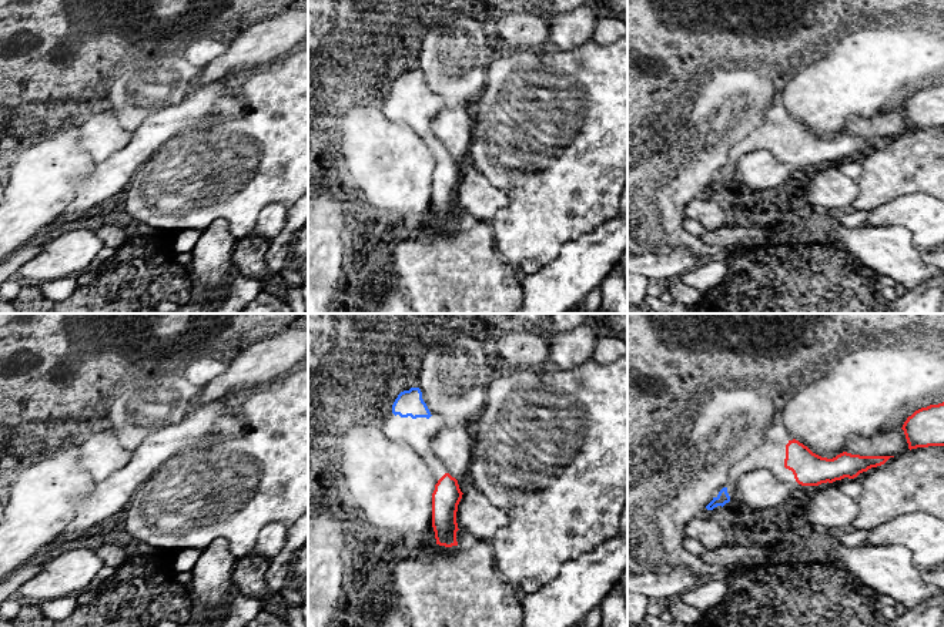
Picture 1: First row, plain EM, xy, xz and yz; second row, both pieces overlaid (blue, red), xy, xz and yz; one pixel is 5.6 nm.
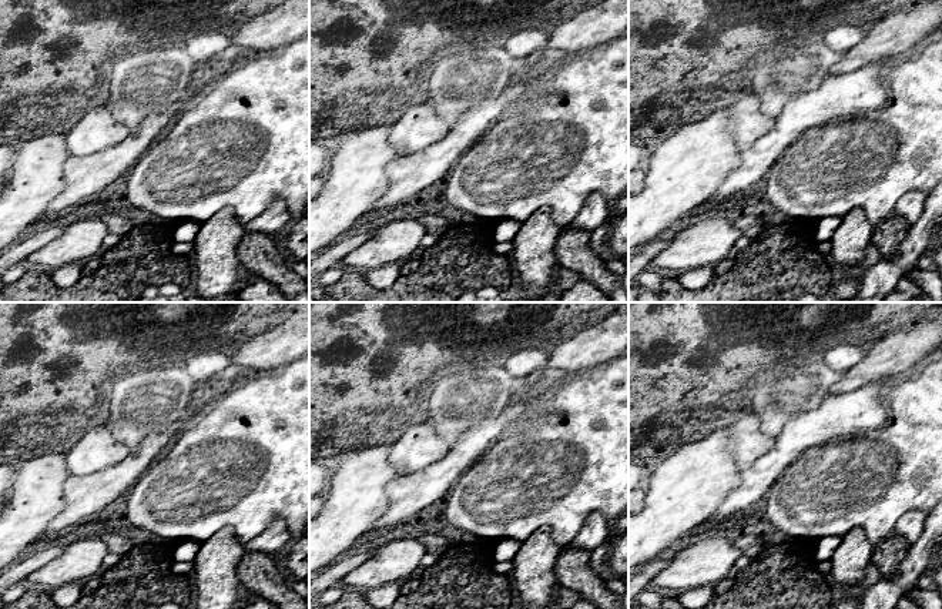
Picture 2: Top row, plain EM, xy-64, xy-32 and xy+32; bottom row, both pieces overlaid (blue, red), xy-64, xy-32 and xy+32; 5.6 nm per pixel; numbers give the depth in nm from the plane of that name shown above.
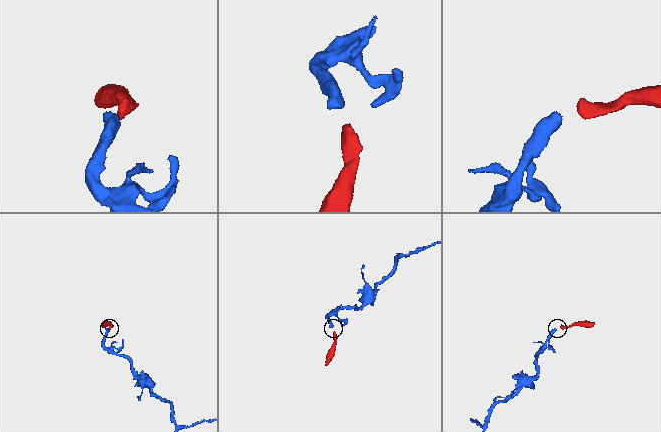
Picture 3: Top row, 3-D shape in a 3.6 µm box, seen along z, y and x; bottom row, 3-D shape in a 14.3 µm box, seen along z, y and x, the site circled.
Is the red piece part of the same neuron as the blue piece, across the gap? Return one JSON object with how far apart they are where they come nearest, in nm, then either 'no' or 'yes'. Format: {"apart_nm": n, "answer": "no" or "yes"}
{"apart_nm": 320, "answer": "yes"}

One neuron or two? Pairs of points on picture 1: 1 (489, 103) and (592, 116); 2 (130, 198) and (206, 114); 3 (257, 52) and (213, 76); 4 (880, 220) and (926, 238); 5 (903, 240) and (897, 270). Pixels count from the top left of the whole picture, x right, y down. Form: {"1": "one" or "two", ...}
{"1": "one", "2": "two", "3": "one", "4": "one", "5": "one"}

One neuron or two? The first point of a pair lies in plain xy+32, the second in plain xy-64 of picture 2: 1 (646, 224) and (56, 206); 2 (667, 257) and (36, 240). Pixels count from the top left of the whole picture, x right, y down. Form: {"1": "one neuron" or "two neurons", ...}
{"1": "two neurons", "2": "two neurons"}

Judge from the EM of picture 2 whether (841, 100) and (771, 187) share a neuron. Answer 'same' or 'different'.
different

